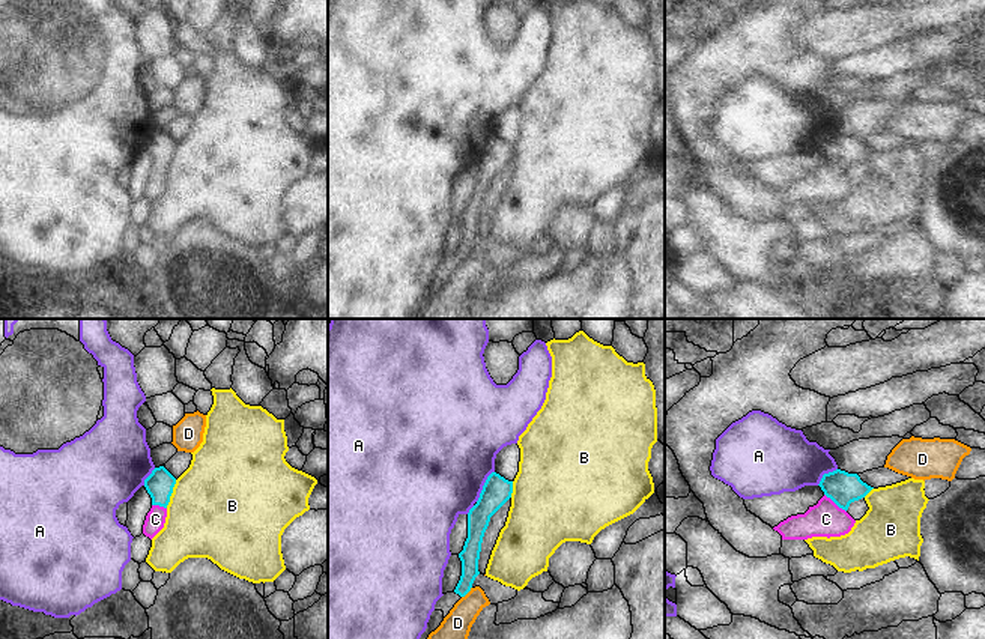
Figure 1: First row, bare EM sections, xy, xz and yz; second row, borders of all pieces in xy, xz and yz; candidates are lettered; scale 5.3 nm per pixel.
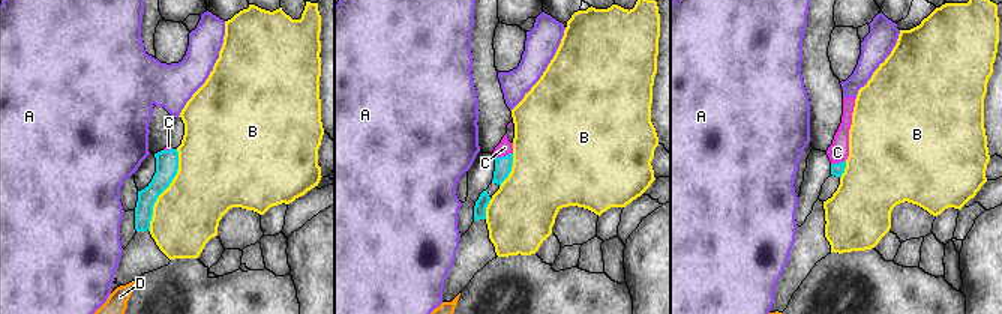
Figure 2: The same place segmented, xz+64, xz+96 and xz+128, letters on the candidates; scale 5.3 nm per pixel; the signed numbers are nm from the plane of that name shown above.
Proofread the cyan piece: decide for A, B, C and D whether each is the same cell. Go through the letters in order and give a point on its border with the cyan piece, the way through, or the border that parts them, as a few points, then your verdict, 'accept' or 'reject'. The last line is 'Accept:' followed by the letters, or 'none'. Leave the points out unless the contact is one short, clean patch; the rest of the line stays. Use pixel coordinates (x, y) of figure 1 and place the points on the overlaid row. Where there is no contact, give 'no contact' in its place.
A: xz (483, 486) | along xz (494, 471), (475, 501) | reject
B: xy (172, 492) | along xy (176, 480), (166, 507) | reject
C: yz (835, 502) | across yz (842, 487), (835, 502), (826, 519) | accept
D: xz (466, 593) | along xz (471, 587), (462, 597) | reject
Accept: C

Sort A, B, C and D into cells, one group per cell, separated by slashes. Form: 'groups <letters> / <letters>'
groups A / B / C / D

